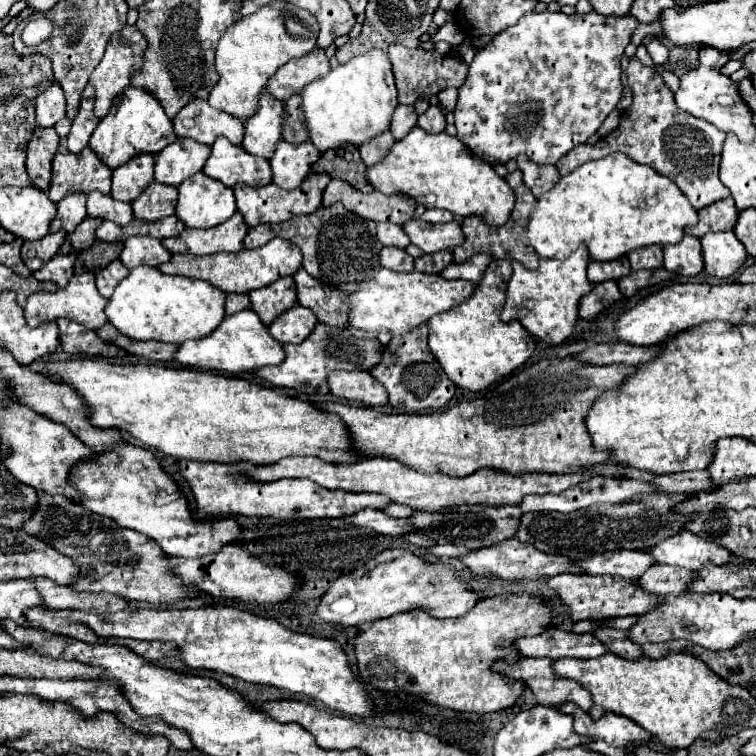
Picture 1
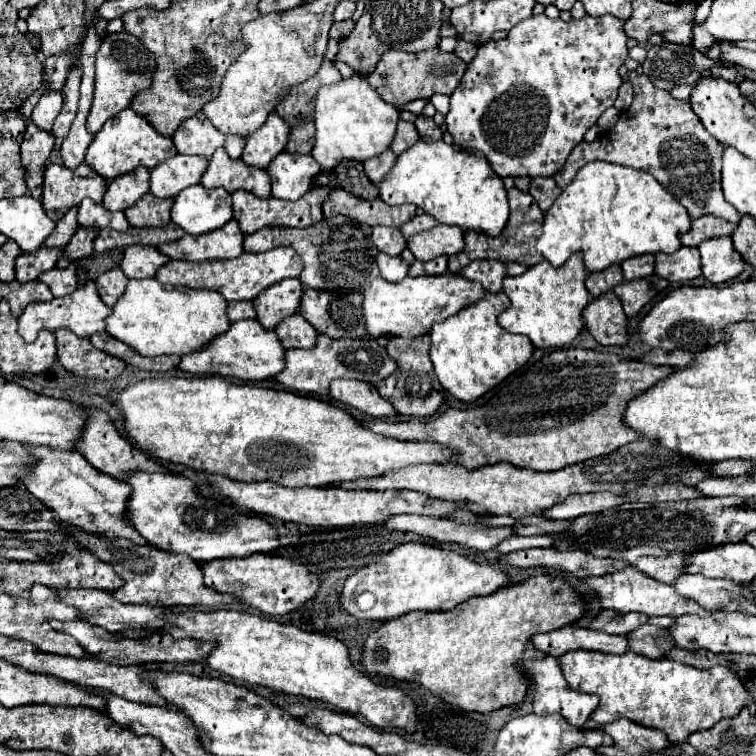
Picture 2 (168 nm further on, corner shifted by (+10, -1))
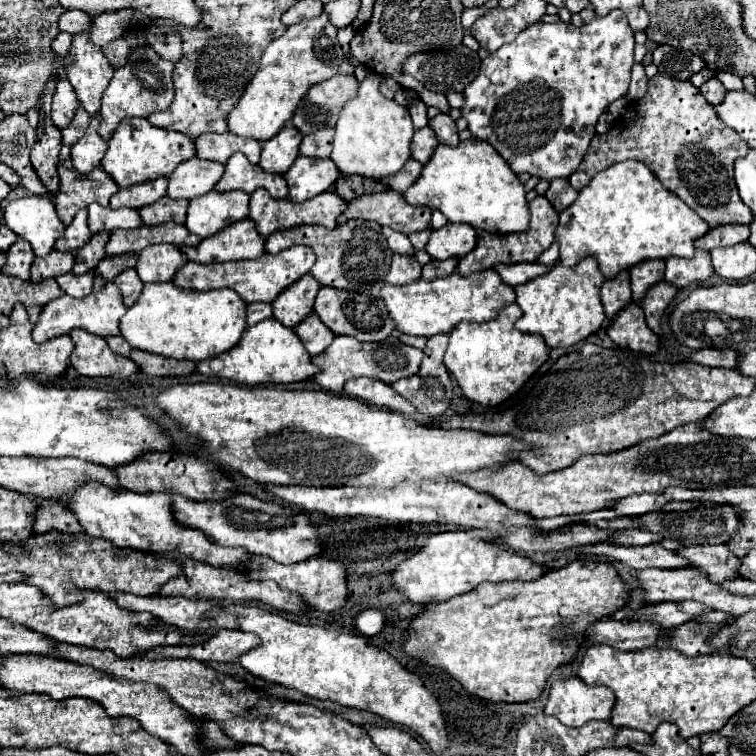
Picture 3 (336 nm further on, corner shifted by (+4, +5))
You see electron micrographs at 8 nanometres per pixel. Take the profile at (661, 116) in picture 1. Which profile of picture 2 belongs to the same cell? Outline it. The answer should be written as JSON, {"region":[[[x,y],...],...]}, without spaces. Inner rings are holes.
{"region":[[[630,72],[628,80],[632,82],[634,94],[640,100],[638,108],[632,104],[630,110],[616,122],[616,126],[596,138],[592,144],[580,142],[564,166],[552,176],[560,188],[568,186],[576,170],[584,162],[606,160],[622,166],[632,166],[644,172],[650,172],[660,184],[688,210],[690,218],[700,218],[704,214],[716,214],[730,222],[738,222],[740,214],[724,200],[720,188],[720,168],[724,144],[716,142],[702,126],[702,122],[692,114],[688,100],[674,100],[666,90],[656,88],[644,74]]]}

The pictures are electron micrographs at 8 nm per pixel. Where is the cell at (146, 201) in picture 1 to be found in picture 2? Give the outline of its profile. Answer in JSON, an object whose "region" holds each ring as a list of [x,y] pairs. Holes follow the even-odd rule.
{"region":[[[144,194],[140,202],[126,208],[124,214],[130,226],[144,228],[144,226],[166,226],[170,222],[170,208],[174,198],[156,198],[154,194]]]}

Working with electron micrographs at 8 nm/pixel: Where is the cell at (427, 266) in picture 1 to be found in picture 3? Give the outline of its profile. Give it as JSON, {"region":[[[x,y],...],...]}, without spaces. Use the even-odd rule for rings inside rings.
{"region":[[[448,258],[448,260],[432,260],[430,264],[426,264],[422,268],[422,278],[424,280],[434,280],[434,278],[444,278],[444,276],[450,276],[458,266],[458,260],[456,258]]]}

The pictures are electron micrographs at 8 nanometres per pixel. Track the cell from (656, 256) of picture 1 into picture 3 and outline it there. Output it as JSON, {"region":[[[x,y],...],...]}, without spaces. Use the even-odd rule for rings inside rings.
{"region":[[[644,260],[642,264],[636,264],[630,270],[632,300],[636,304],[642,302],[648,288],[652,288],[658,280],[664,280],[664,268],[666,268],[666,264],[662,260]]]}

